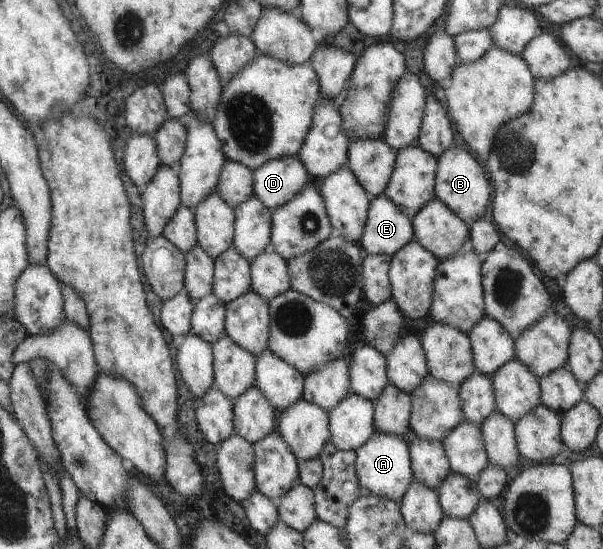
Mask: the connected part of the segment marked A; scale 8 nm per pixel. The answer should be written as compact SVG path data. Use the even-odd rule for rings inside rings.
M372 432L366 443L354 451L355 474L360 491L378 495L398 504L414 481L407 447L408 443L403 439L390 434Z

